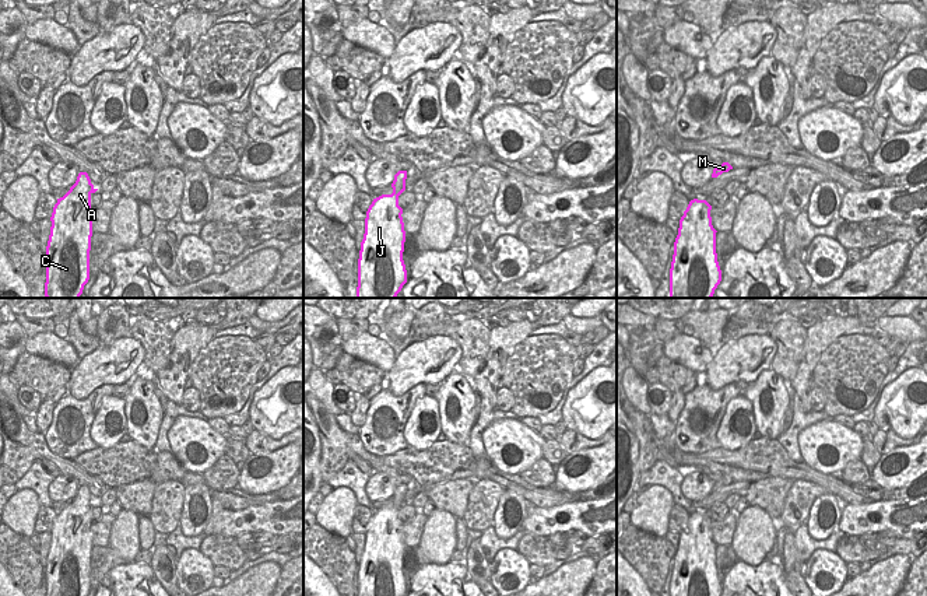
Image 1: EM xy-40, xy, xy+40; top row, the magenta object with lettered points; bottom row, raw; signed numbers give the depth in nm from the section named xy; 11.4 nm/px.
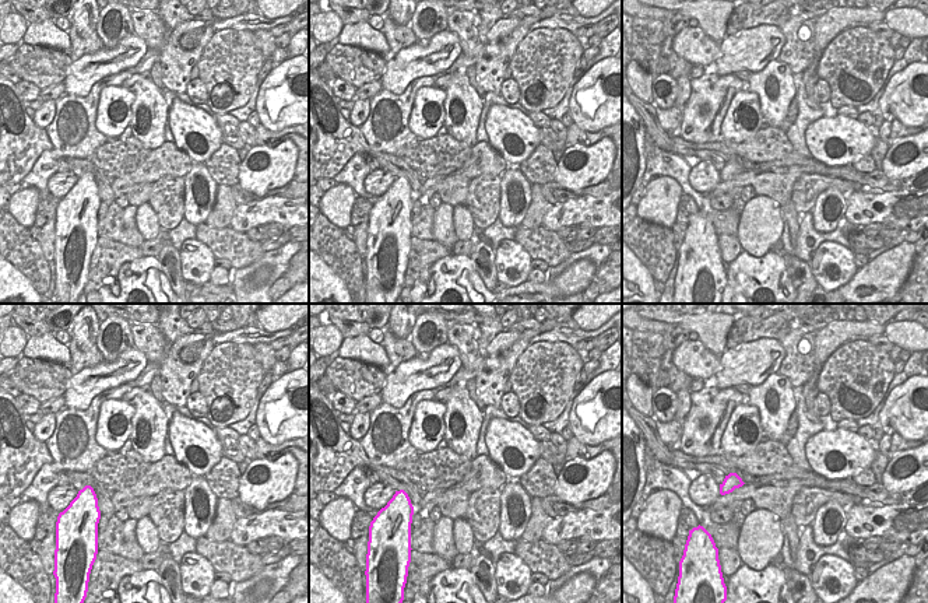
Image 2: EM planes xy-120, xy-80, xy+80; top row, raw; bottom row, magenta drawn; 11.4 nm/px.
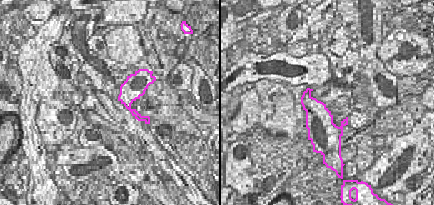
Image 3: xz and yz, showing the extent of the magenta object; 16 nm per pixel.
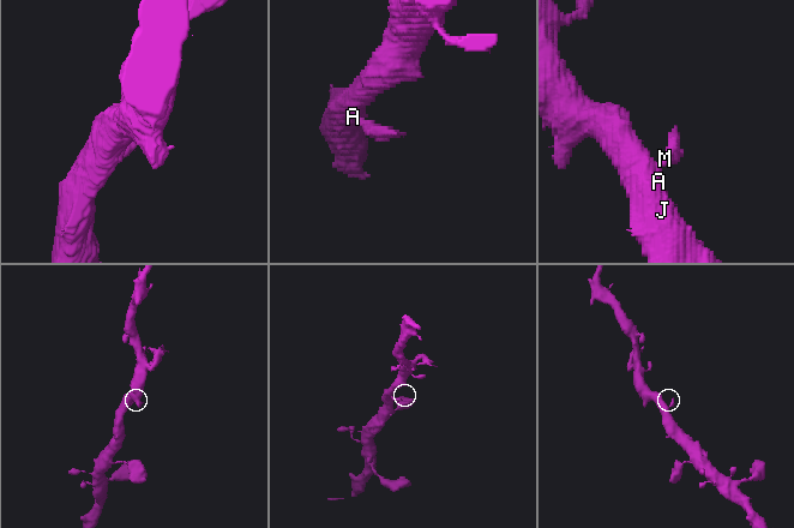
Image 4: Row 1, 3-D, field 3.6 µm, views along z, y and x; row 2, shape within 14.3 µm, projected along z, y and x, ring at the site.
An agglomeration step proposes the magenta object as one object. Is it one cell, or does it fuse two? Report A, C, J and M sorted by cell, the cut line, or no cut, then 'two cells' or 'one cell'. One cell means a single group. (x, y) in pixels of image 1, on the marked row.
A C J M | no cut | one cell

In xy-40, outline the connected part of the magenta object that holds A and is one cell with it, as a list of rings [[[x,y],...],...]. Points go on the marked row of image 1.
[[[80,172],[76,183],[53,207],[52,227],[46,246],[46,298],[80,298],[89,280],[89,250],[92,236],[91,194],[94,187],[87,172]]]

